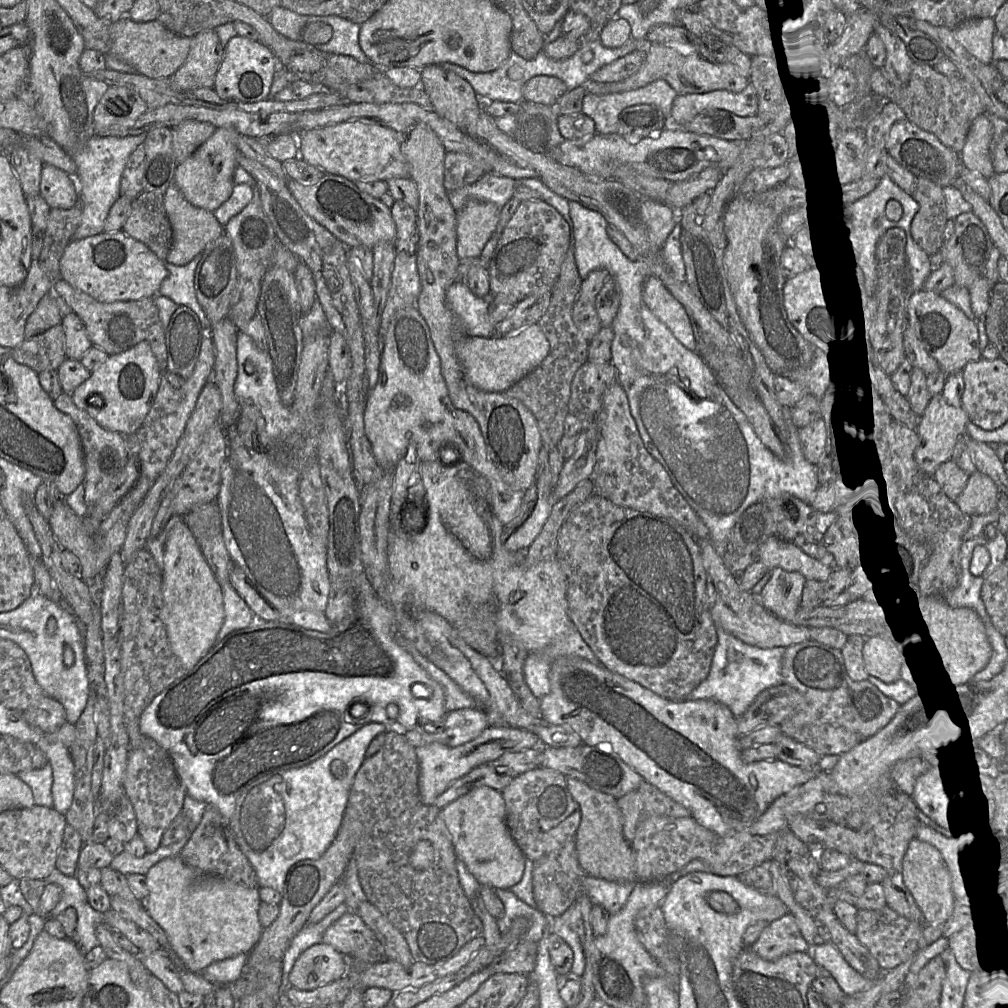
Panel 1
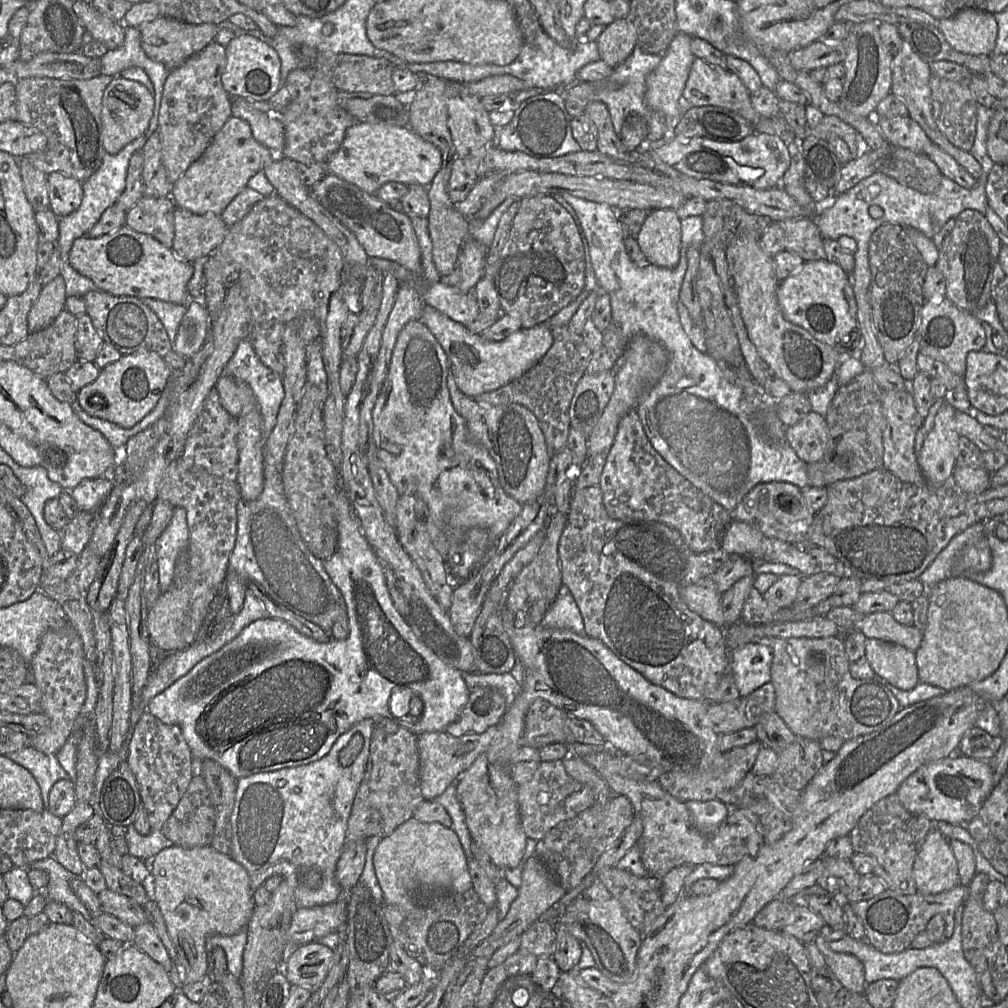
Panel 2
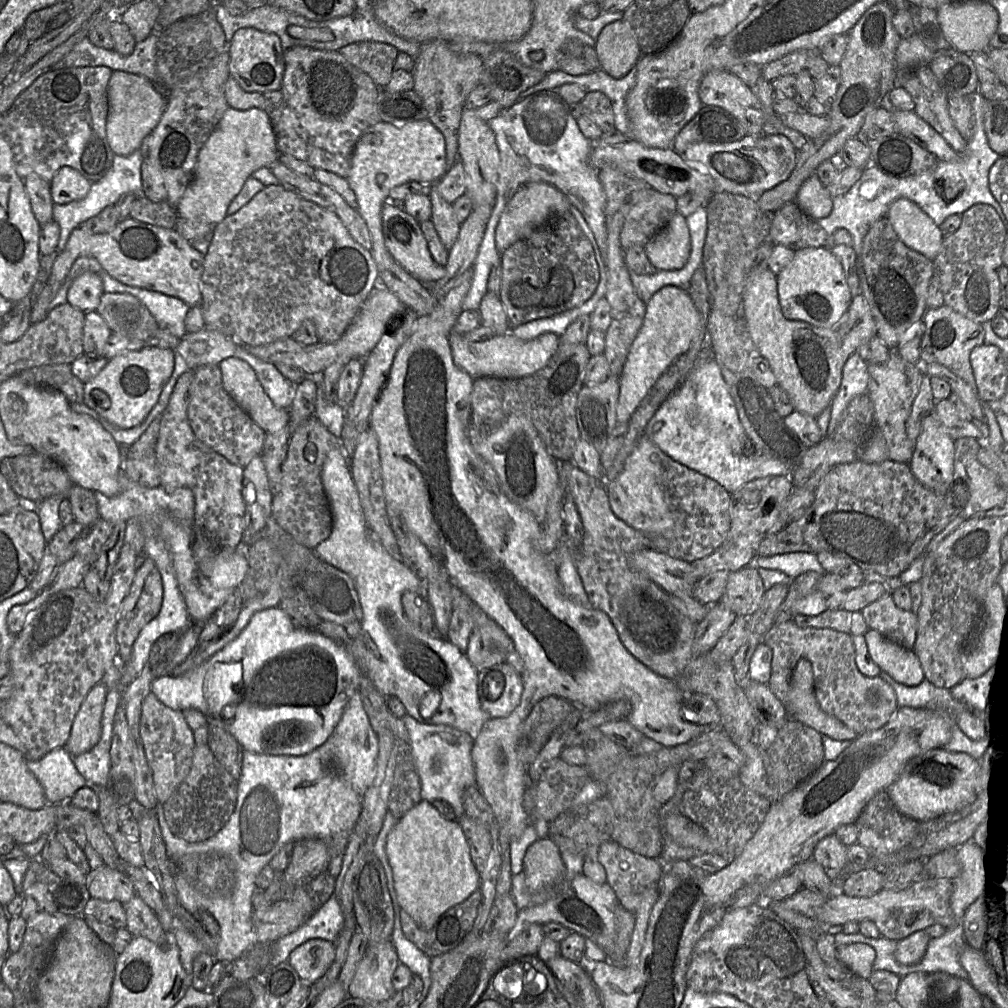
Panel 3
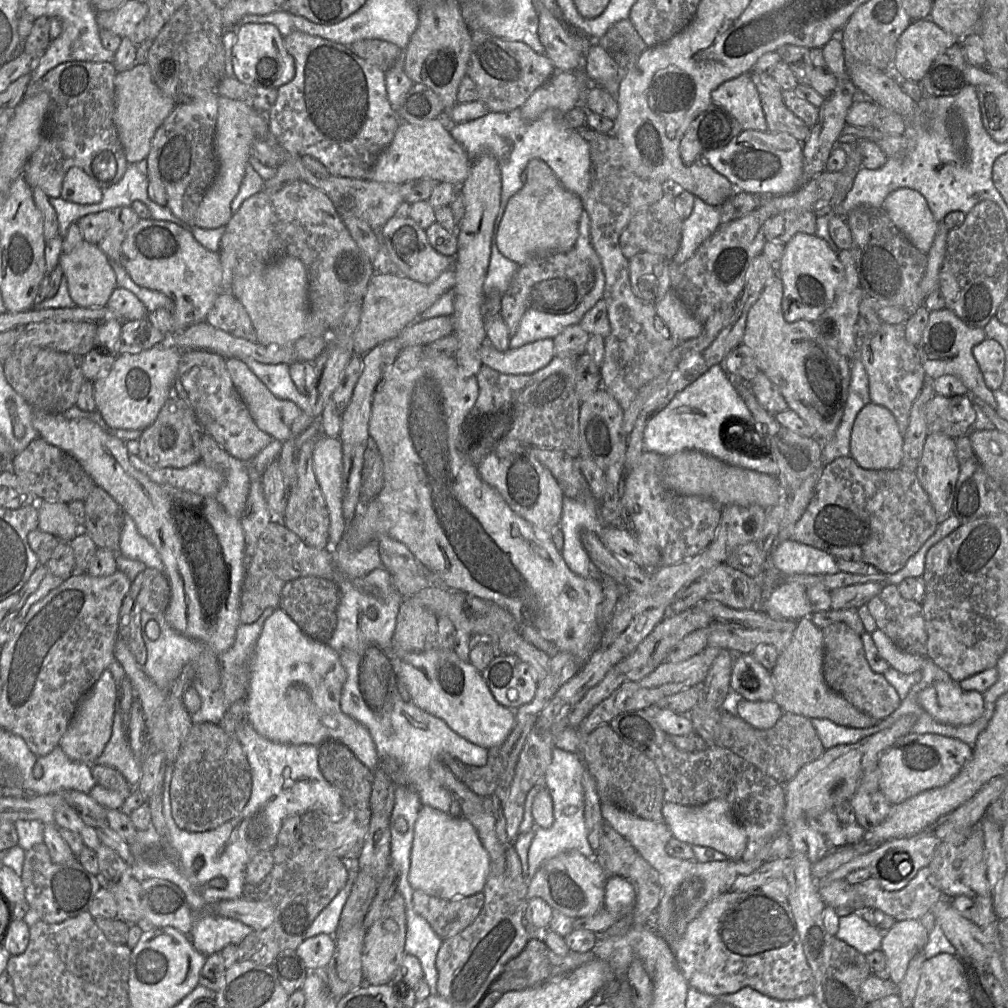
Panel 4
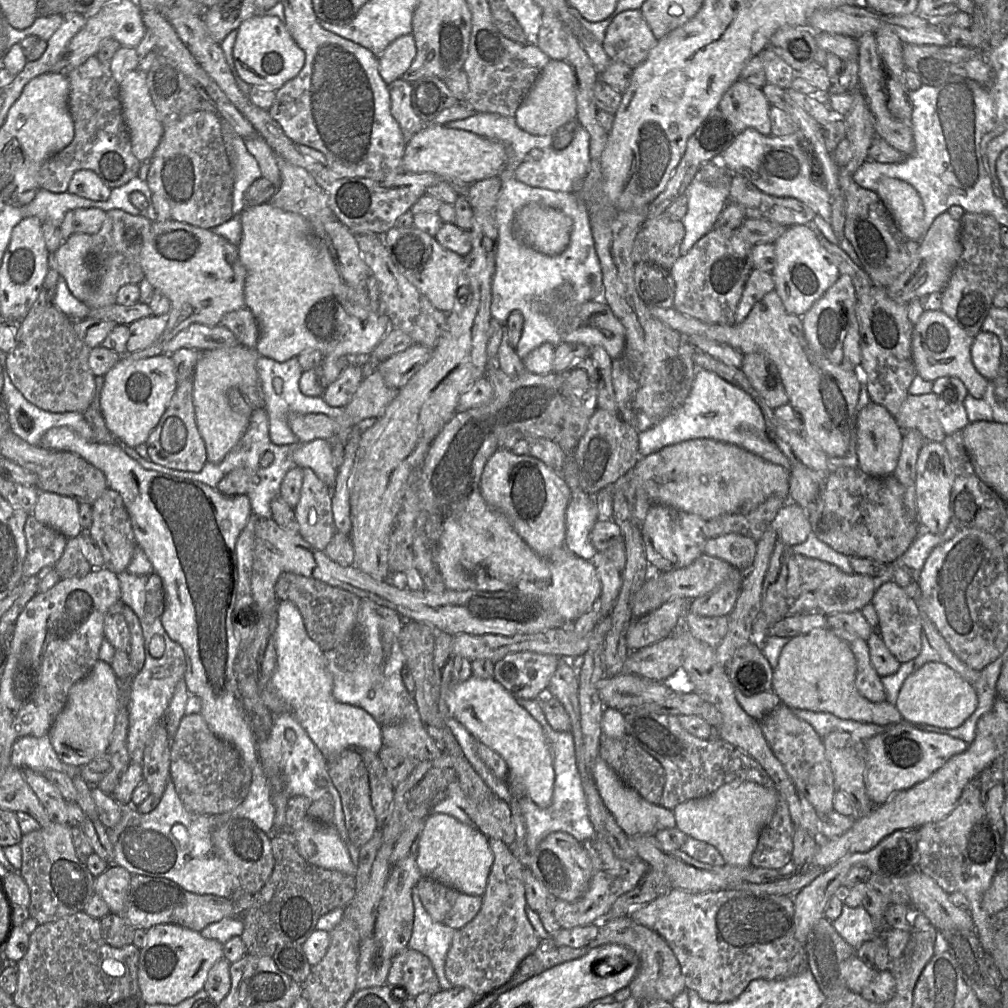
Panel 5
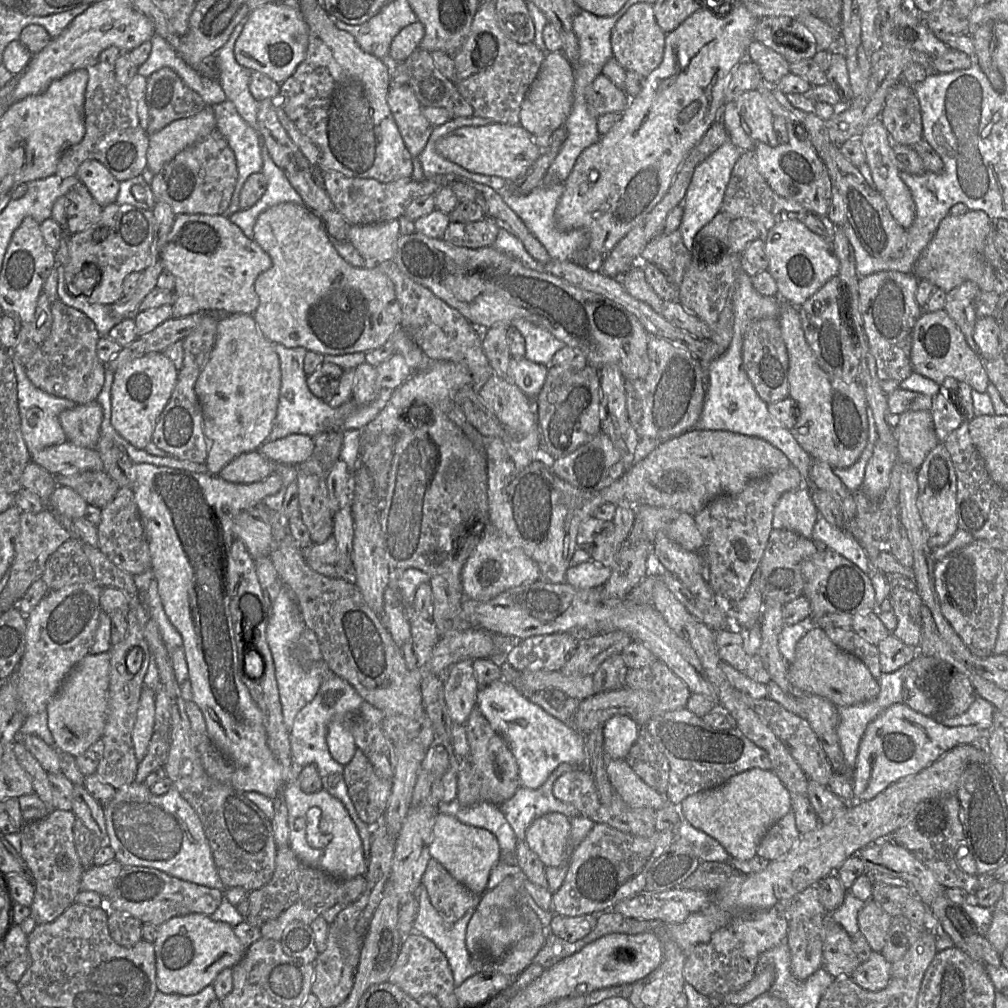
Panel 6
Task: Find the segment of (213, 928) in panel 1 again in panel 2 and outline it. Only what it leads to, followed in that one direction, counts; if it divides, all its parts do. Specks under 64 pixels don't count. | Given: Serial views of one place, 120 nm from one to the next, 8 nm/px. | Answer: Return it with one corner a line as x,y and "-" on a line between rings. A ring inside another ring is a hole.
173,845
165,848
151,860
149,872
151,897
161,910
168,933
179,955
179,961
185,968
186,983
199,982
208,973
208,939
214,935
234,935
248,925
256,906
249,875
231,855
218,852
210,845
196,847

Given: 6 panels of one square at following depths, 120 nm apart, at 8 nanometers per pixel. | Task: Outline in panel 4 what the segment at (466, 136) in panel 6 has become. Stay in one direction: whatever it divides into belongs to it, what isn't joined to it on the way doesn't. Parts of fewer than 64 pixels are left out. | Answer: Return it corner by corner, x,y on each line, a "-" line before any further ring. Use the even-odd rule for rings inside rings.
439,118
422,124
401,122
391,143
379,154
368,178
401,185
414,179
431,179
457,186
469,175
472,160

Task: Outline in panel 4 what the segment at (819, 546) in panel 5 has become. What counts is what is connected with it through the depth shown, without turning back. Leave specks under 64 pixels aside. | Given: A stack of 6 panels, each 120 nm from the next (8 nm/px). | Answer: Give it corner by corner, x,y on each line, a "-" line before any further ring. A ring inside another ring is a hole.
786,540
775,546
769,562
785,577
797,574
822,575
840,572
834,556
793,540

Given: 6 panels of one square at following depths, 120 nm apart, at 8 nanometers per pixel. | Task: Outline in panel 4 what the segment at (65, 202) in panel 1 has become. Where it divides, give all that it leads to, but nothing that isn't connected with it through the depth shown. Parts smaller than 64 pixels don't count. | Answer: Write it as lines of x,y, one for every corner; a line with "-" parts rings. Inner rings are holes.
71,167
62,182
60,197
77,204
97,204
103,190
79,167

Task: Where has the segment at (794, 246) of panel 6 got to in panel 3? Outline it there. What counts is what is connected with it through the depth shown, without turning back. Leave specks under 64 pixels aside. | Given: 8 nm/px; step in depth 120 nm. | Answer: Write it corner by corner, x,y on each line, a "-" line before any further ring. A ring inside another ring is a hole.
827,247
796,251
792,261
776,274
776,278
780,309
788,320
829,328
842,318
852,302
842,265

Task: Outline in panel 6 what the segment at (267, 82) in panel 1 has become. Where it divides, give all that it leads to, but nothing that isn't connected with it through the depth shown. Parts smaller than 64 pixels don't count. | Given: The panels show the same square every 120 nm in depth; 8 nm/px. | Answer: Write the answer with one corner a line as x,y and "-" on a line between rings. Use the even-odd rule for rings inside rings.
271,1
248,13
234,44
234,56
241,66
261,72
281,84
303,61
307,46
308,27
300,9

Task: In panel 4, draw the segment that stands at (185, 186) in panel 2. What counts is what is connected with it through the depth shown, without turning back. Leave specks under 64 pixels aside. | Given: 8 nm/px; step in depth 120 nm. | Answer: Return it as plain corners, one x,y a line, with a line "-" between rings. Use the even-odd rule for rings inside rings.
218,96
218,117
214,137
218,169
194,216
195,227
216,229
226,226
233,215
232,201
239,192
251,157
251,145
256,139
266,139
268,132
267,112
257,110
249,101

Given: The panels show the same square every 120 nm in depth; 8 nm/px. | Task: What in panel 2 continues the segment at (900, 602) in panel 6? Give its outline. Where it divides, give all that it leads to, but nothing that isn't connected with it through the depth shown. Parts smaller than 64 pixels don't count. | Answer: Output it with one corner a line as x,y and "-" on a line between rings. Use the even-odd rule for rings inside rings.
877,612
865,615
860,631
868,638
897,644
910,651
916,651
922,641
923,632
914,625
898,623
891,612

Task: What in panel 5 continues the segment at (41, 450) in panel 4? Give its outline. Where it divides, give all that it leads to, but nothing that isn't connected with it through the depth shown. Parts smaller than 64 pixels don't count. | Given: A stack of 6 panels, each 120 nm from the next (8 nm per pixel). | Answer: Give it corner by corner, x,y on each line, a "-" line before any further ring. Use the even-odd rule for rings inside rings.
57,451
50,467
36,474
36,489
92,505
108,489
104,473
85,459
68,451

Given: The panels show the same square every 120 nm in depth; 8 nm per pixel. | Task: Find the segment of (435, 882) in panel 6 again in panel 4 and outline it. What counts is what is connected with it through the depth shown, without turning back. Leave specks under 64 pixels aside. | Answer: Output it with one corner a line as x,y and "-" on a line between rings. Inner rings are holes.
415,890
412,903
414,911
430,924
442,940
446,940
474,922
484,900
483,891
465,898
447,900

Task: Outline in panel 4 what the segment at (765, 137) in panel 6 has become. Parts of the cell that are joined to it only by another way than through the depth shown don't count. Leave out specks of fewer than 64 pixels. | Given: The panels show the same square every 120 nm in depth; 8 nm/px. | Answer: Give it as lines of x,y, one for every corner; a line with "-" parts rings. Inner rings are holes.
743,74
722,83
711,93
713,104
732,114
743,131
768,132
761,104
761,95
749,74

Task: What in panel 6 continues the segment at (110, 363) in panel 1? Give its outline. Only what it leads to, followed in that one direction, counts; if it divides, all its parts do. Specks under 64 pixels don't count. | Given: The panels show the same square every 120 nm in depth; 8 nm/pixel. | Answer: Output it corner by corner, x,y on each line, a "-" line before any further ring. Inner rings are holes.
162,352
144,354
114,372
111,387
111,424
134,447
144,450
151,442
156,422
175,388
178,372

